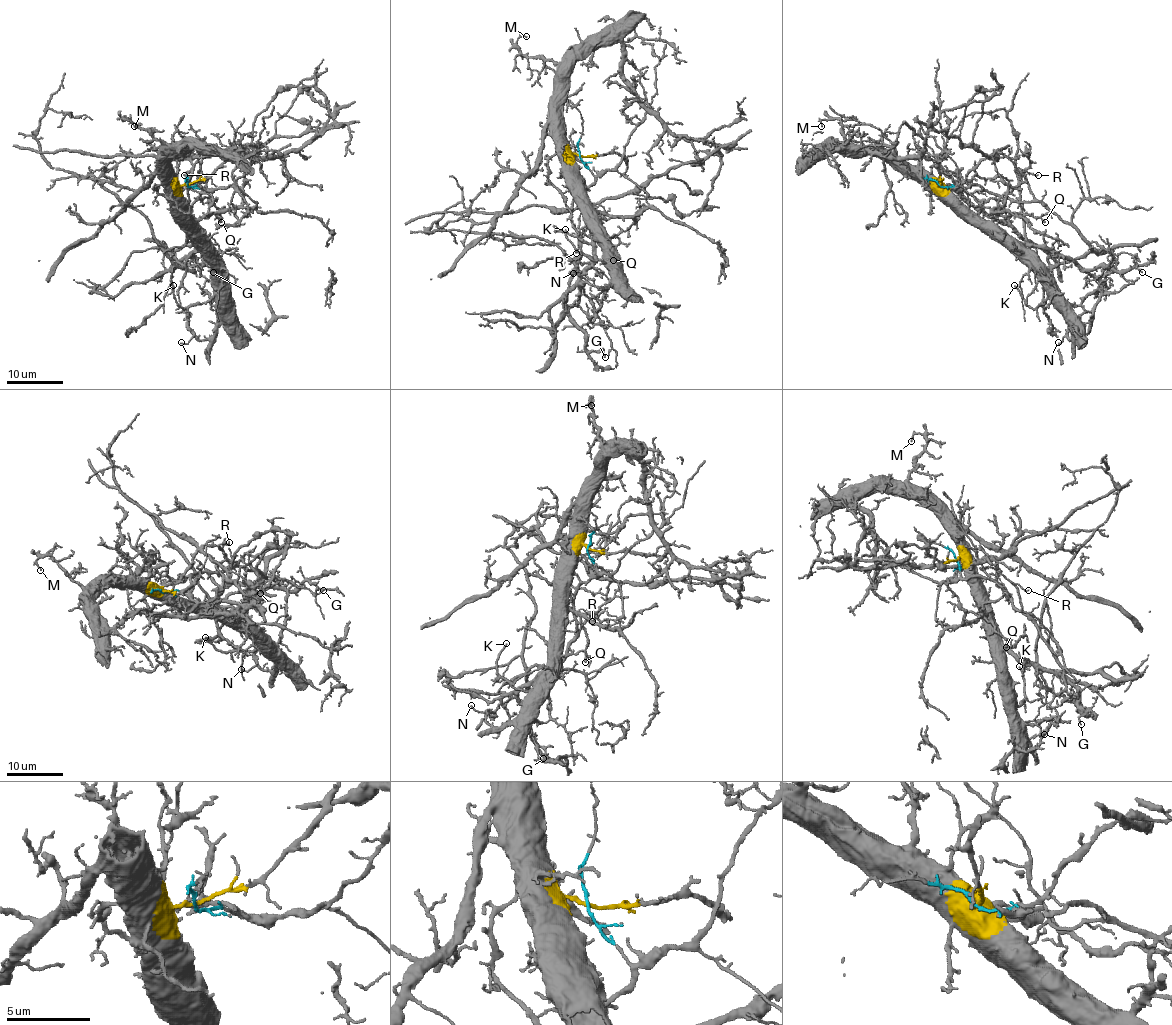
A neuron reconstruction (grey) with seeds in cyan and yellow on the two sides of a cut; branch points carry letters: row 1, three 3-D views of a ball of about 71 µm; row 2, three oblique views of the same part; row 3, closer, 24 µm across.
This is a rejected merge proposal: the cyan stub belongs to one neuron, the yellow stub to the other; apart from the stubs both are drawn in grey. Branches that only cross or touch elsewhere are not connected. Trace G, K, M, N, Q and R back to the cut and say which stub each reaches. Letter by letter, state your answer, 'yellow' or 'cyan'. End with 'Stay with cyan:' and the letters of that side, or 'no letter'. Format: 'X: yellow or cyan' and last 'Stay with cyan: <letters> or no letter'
G: yellow
K: yellow
M: yellow
N: yellow
Q: yellow
R: cyan
Stay with cyan: R

